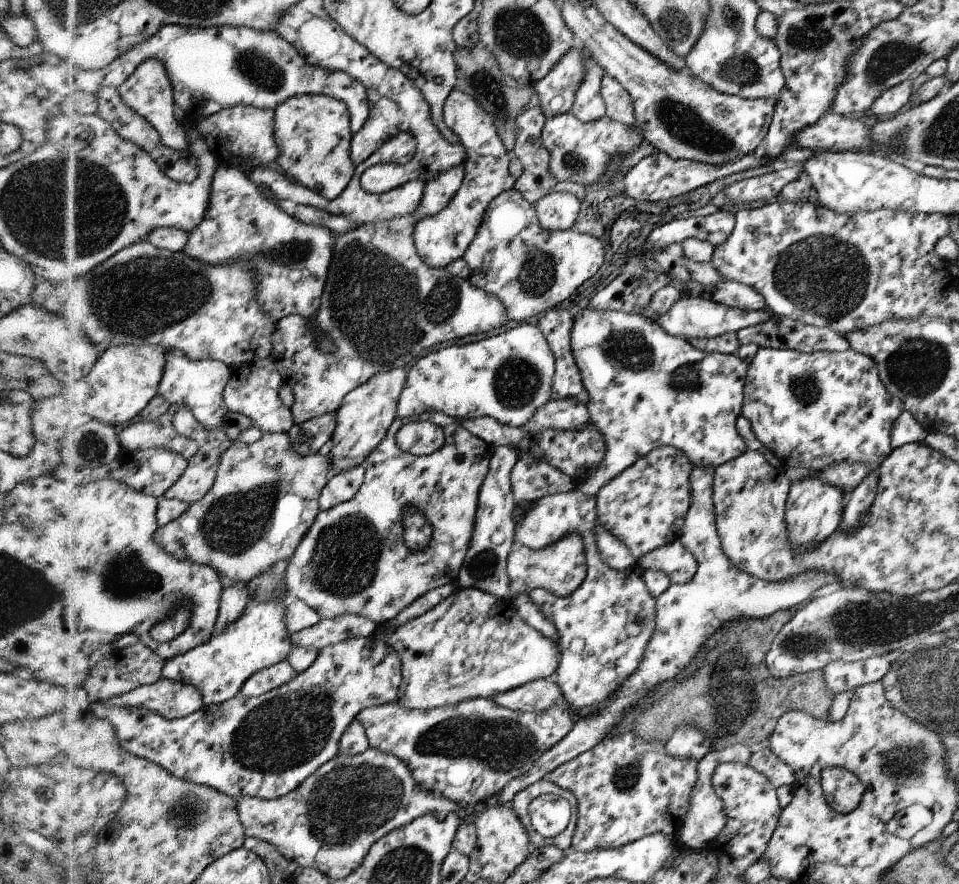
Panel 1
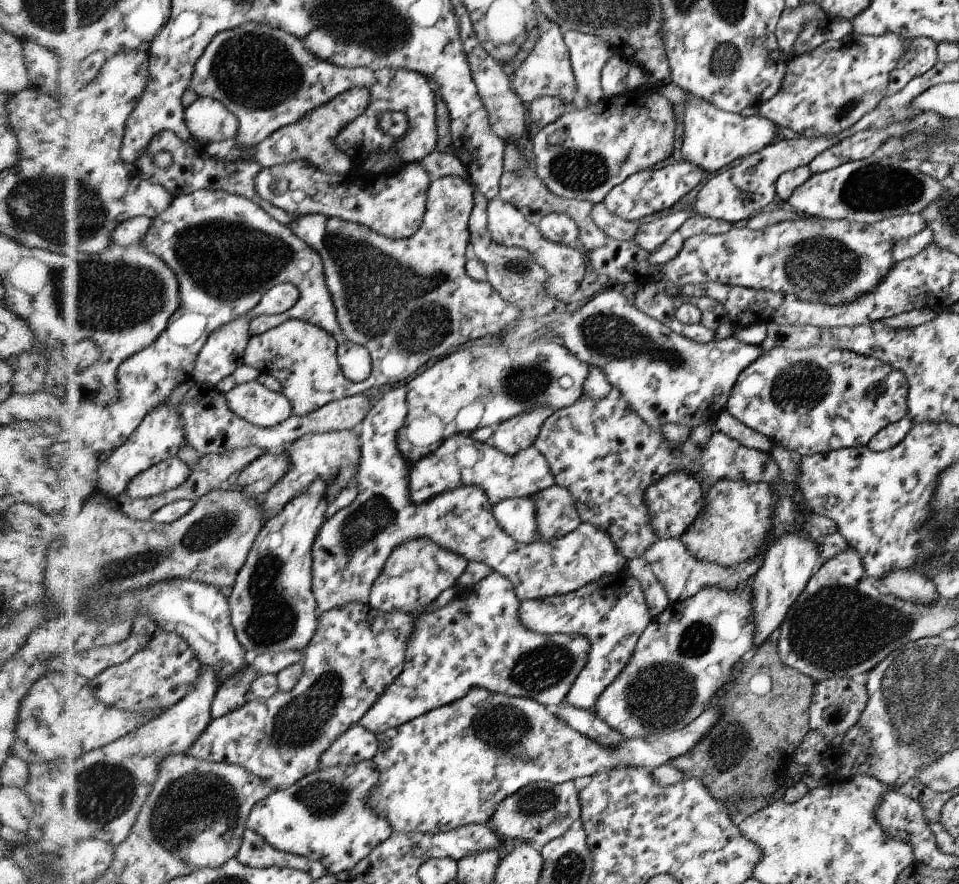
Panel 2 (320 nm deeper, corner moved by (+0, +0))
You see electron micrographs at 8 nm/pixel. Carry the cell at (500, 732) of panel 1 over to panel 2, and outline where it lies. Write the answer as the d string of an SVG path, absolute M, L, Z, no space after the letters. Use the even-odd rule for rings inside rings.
M471 689L465 697L449 705L431 710L412 721L383 732L373 732L376 736L376 754L372 763L380 771L377 786L373 786L365 804L375 810L377 816L387 818L392 832L417 832L438 834L457 829L465 824L485 823L496 812L505 798L516 793L530 783L548 781L562 784L573 781L579 783L591 776L597 768L620 766L656 769L661 764L689 752L701 738L719 722L719 708L709 708L695 720L680 730L662 734L623 738L617 746L601 746L583 734L572 730L567 723L549 714L544 706L534 699L509 697L505 694Z

